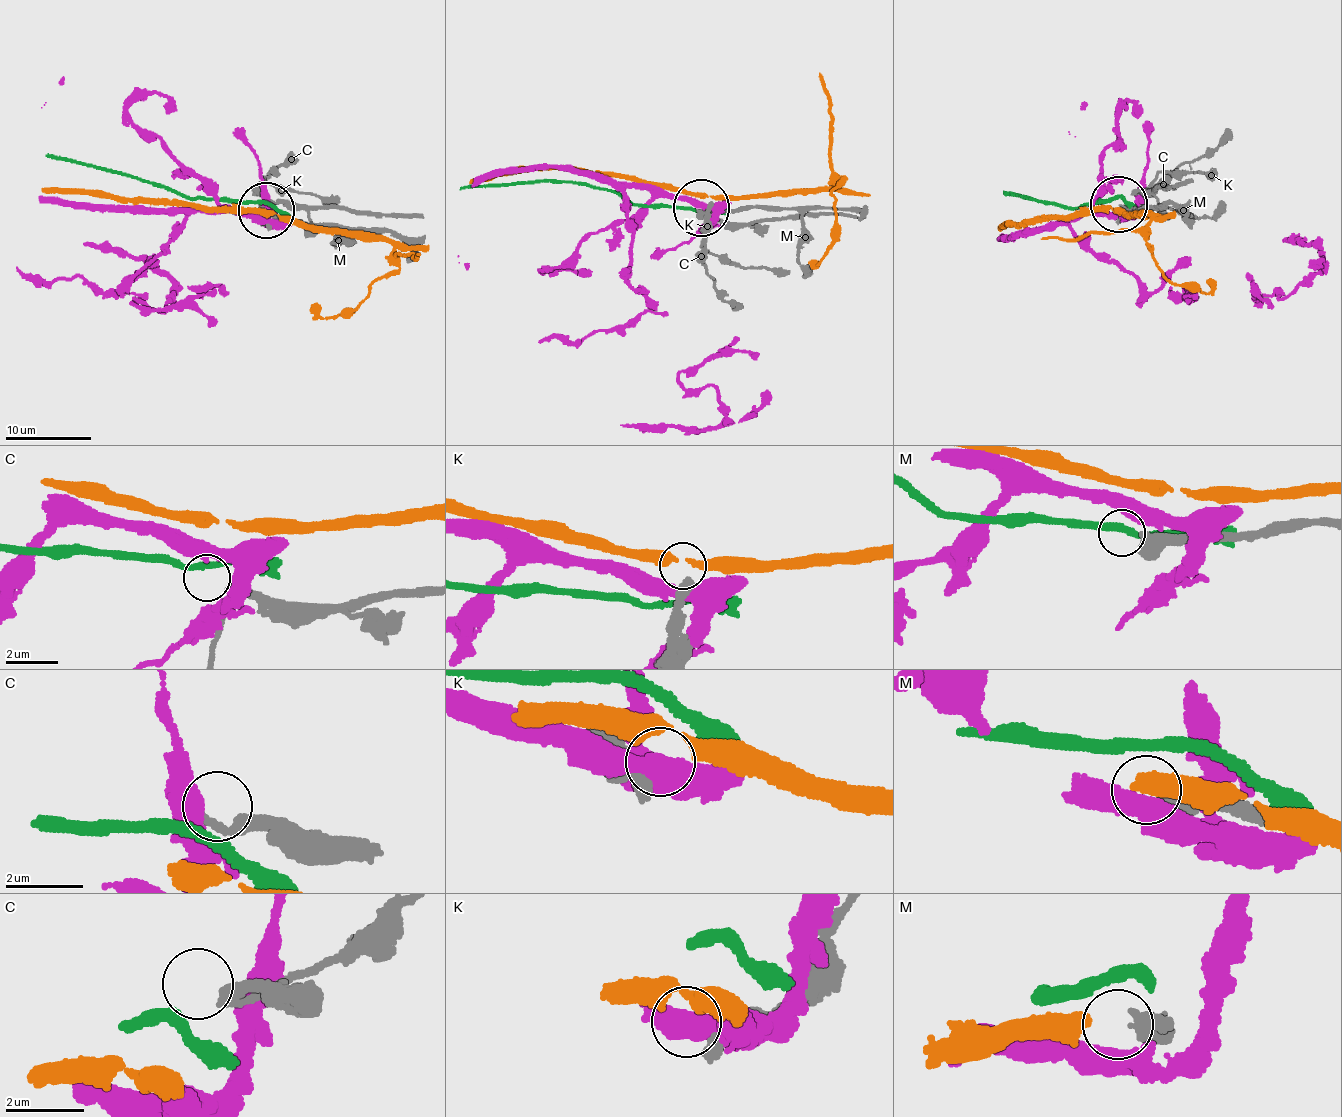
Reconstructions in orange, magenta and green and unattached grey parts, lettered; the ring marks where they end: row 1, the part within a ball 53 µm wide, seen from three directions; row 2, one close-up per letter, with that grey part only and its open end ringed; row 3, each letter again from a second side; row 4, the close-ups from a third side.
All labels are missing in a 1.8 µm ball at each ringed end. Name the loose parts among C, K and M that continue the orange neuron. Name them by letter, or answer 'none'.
none

